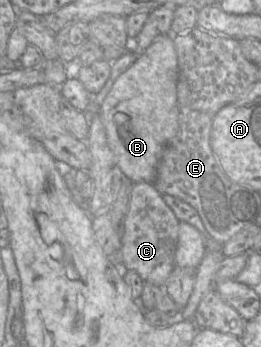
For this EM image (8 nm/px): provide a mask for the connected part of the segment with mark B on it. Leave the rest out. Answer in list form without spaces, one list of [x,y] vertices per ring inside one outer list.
[[[159,35],[116,79],[100,106],[108,144],[123,175],[133,183],[153,184],[162,151],[178,132],[177,81],[178,58],[173,35]]]

